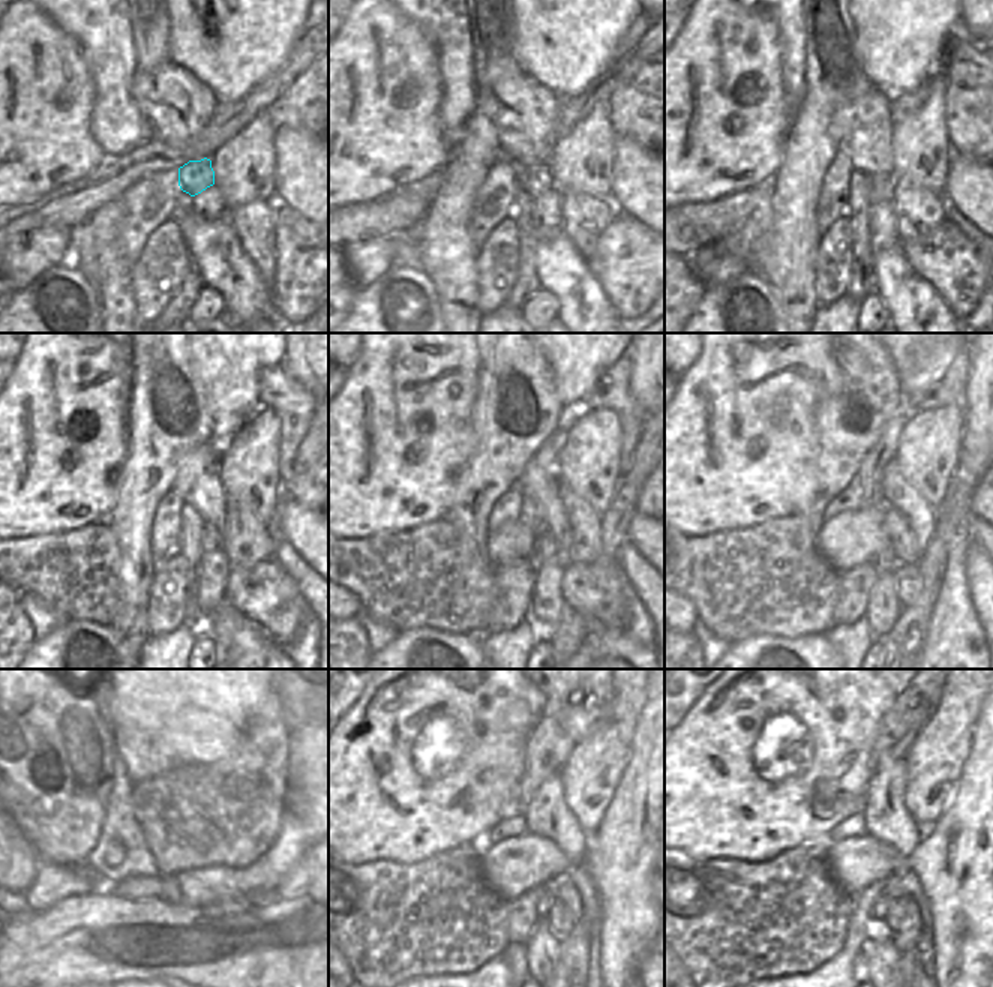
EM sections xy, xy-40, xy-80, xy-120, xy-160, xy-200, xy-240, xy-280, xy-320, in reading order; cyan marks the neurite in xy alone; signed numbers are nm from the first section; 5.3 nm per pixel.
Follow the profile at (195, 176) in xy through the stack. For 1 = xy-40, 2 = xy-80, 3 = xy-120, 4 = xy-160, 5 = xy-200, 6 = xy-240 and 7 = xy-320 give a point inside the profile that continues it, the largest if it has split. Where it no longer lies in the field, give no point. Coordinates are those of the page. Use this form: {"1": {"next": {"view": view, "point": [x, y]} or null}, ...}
{"1": {"next": {"view": "xy-40", "point": [536, 179]}}, "2": {"next": {"view": "xy-80", "point": [881, 188]}}, "3": {"next": {"view": "xy-120", "point": [210, 539]}}, "4": {"next": {"view": "xy-160", "point": [545, 545]}}, "5": {"next": {"view": "xy-200", "point": [885, 560]}}, "6": {"next": {"view": "xy-240", "point": [212, 896]}}, "7": {"next": {"view": "xy-320", "point": [879, 906]}}}

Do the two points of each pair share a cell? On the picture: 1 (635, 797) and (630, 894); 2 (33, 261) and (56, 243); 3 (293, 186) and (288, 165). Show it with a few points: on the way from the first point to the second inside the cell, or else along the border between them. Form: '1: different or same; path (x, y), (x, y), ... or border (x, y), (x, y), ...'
1: same; path (632, 821), (630, 870)
2: same; path (39, 255), (50, 246)
3: same; path (293, 182), (293, 170)

